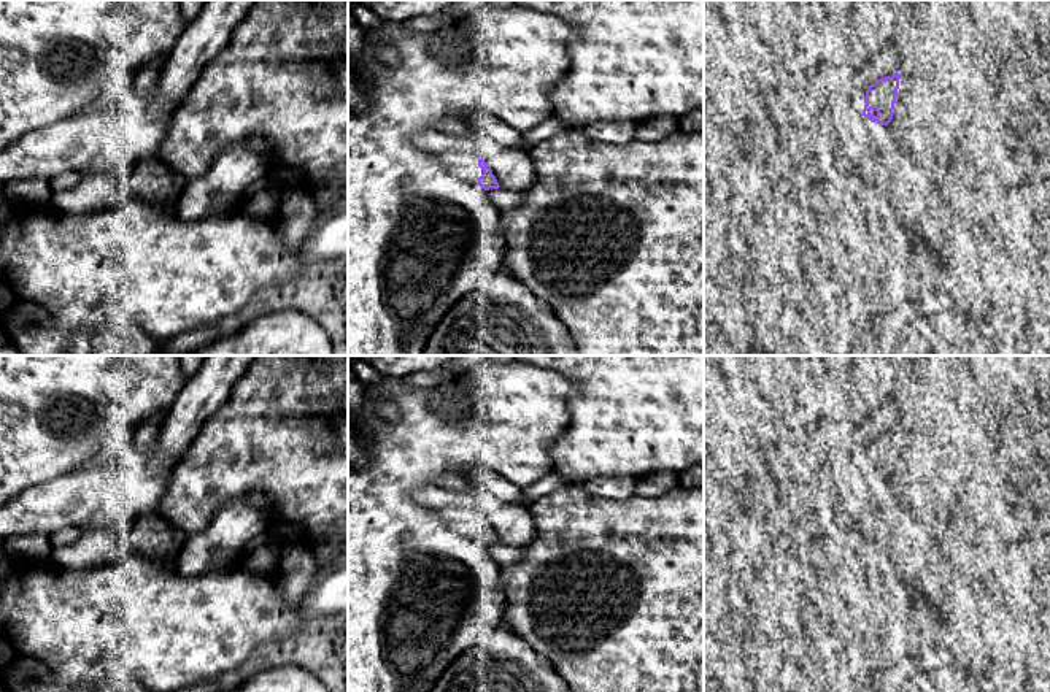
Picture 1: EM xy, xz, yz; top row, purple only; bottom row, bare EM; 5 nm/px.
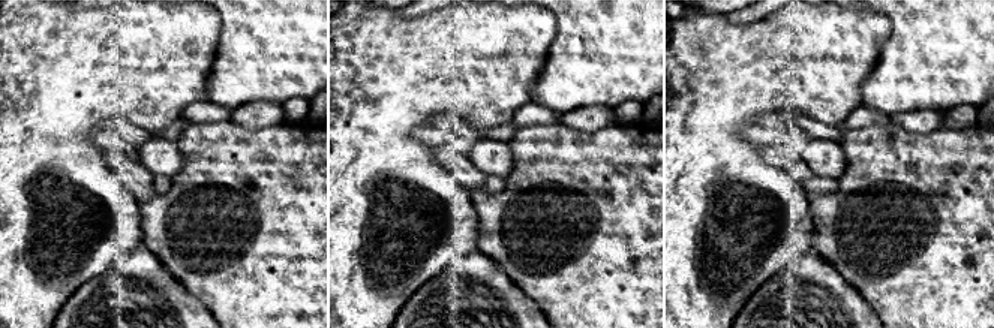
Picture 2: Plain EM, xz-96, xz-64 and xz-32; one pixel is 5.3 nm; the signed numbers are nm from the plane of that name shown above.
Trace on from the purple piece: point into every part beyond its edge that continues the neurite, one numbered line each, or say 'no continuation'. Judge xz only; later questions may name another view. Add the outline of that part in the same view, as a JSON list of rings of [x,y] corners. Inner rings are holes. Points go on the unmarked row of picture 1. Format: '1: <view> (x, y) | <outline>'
1: xz (464, 521) | [[[464,506],[442,508],[435,513],[448,529],[478,541],[478,533],[483,529],[478,522],[478,513]]]

